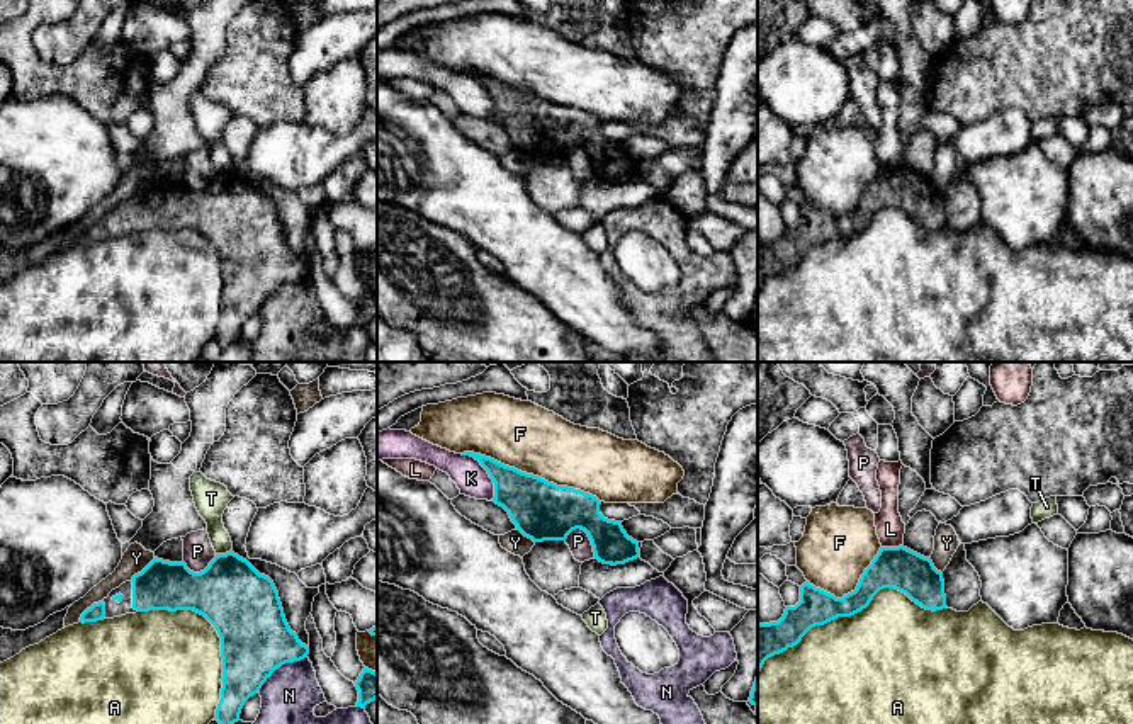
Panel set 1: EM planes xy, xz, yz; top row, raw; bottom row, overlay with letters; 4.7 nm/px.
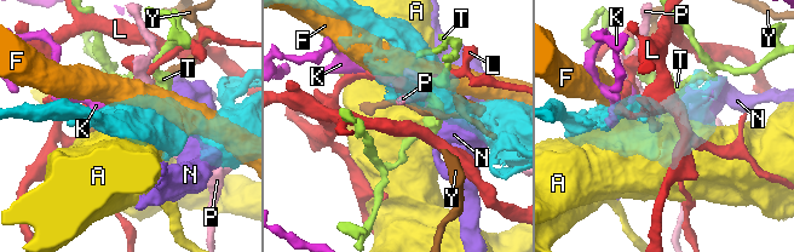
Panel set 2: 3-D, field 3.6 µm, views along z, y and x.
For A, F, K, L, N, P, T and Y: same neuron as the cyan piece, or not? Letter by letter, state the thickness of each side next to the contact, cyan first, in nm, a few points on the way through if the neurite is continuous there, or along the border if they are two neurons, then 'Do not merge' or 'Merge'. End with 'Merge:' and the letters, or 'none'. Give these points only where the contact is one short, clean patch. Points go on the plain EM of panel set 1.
A: Thickness 170 nm (cyan) against 500 nm. Do not merge
F: Thickness 280 nm (cyan) against 320 nm. Do not merge
K: Thickness 240 nm (cyan) against 160 nm. Do not merge
L: Thickness 200 nm (cyan) against 140 nm. Boundary: yz (901, 164), (882, 167). Do not merge
N: Thickness 340 nm (cyan) against 260 nm. Do not merge
P: Thickness 280 nm (cyan) against 110 nm. Do not merge
T: Thickness 340 nm (cyan) against 140 nm. Do not merge
Y: Thickness 80 nm (cyan) against 90 nm. Do not merge
Merge: none

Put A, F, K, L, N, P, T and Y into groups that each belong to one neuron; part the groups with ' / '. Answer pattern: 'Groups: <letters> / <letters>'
Groups: A / F / K / L / N / P / T / Y

